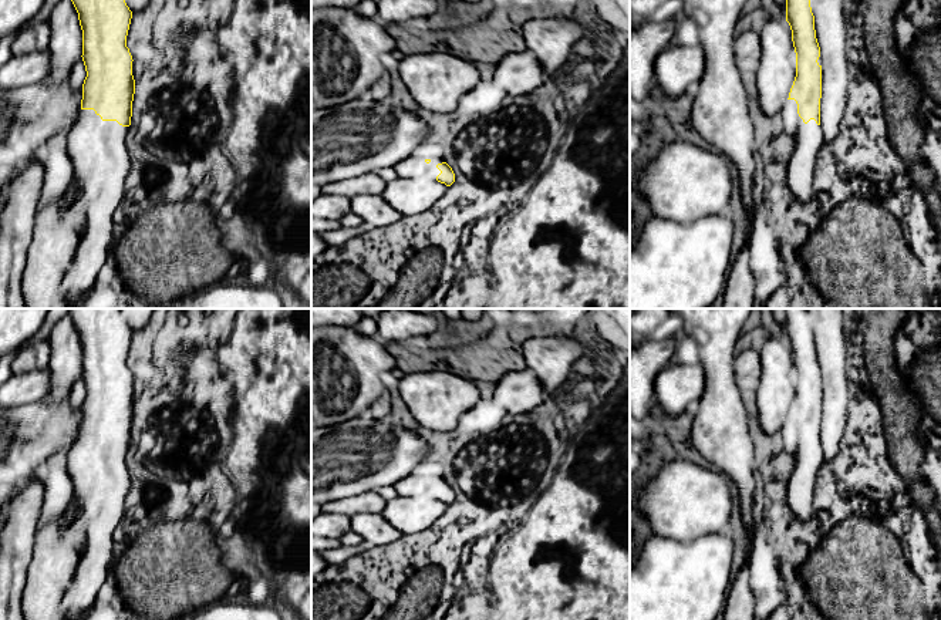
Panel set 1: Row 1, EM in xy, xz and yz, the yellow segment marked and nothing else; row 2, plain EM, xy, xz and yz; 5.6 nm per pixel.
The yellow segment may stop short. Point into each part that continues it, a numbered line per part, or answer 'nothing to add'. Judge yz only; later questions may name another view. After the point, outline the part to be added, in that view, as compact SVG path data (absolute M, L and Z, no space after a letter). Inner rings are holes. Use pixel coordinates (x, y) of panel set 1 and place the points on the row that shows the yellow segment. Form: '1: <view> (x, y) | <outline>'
1: yz (800, 158) | M787 100L782 109L782 119L795 144L786 149L787 201L814 205L813 175L817 154L824 144L822 125L814 119L807 124L797 114L795 100Z

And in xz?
1: xz (414, 167) | M428 139L411 156L399 161L392 169L399 178L436 181L436 176L441 173L436 165L442 162L445 162L443 148Z

